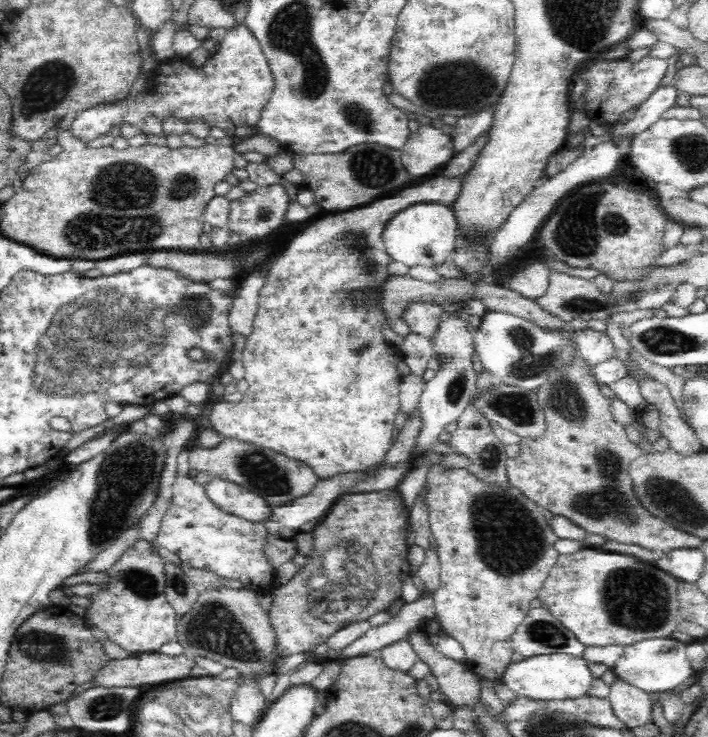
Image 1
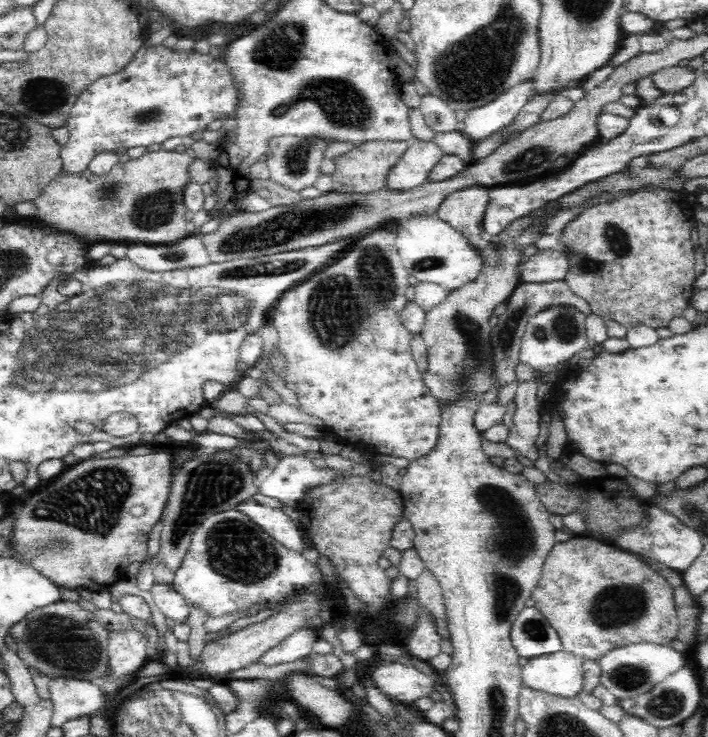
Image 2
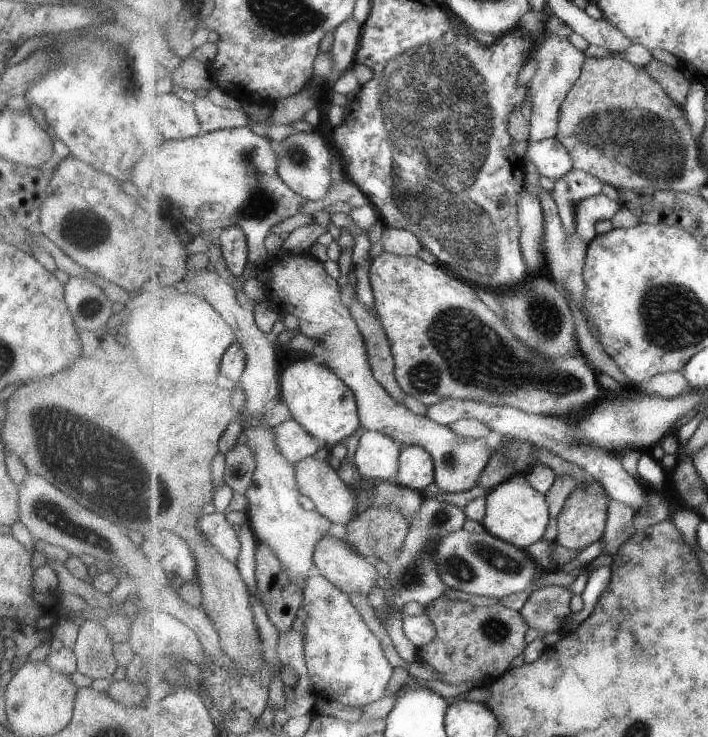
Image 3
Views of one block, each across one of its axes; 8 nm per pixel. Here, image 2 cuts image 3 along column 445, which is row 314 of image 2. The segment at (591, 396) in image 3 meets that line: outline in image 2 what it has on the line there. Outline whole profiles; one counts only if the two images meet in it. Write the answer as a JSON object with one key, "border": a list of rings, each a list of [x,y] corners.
{"border":[[[382,225],[362,233],[362,236],[354,237],[354,240],[352,240],[346,250],[329,263],[332,266],[316,272],[310,278],[300,280],[298,284],[294,284],[292,288],[289,288],[287,292],[284,292],[278,298],[278,302],[275,302],[269,312],[272,316],[268,316],[271,319],[268,324],[276,328],[278,338],[280,338],[278,340],[278,350],[276,351],[284,354],[284,359],[286,359],[286,366],[282,366],[277,374],[282,373],[281,380],[283,384],[296,392],[298,404],[300,404],[298,411],[310,414],[310,416],[316,416],[316,418],[320,418],[320,422],[324,422],[323,428],[317,427],[319,431],[324,432],[324,436],[336,440],[338,444],[342,444],[344,447],[351,446],[362,451],[370,451],[373,454],[384,454],[393,458],[406,458],[414,461],[428,454],[437,444],[440,407],[438,407],[437,398],[428,390],[426,383],[420,377],[420,373],[418,373],[418,367],[411,353],[410,346],[413,336],[408,333],[399,317],[408,302],[404,293],[409,286],[407,278],[410,274],[400,259],[395,245],[396,239],[396,234],[392,230],[386,230]]]}

